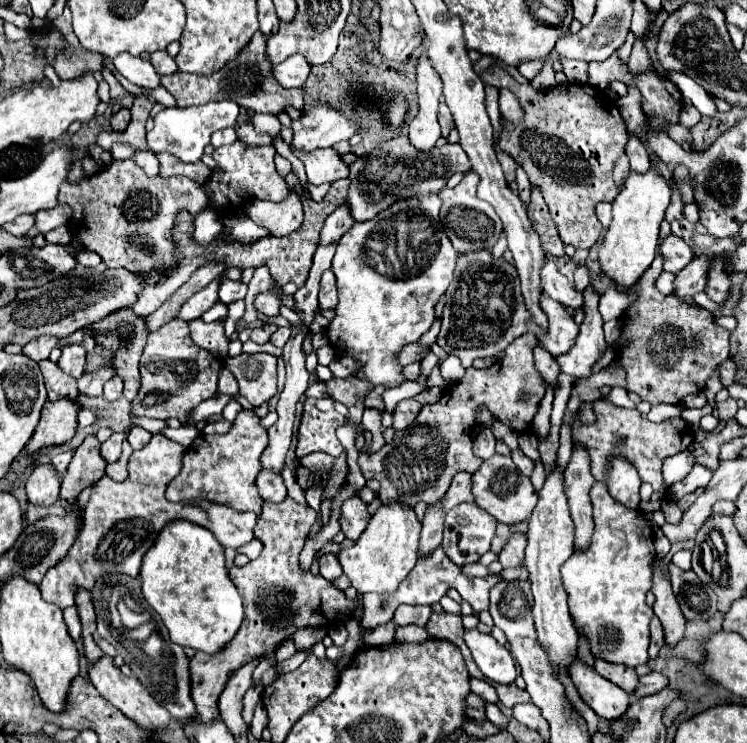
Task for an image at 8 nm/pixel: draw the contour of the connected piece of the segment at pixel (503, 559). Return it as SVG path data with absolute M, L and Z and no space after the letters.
M511 534L507 544L503 546L503 550L499 552L499 562L503 568L515 568L523 562L525 556L525 546L527 546L527 538L525 534Z

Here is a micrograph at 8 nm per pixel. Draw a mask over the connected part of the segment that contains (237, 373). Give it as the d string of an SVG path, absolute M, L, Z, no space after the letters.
M241 354L237 358L229 358L225 366L231 370L231 374L239 382L239 394L249 400L253 406L261 406L263 402L271 400L275 394L271 394L271 380L277 380L277 358L273 354Z

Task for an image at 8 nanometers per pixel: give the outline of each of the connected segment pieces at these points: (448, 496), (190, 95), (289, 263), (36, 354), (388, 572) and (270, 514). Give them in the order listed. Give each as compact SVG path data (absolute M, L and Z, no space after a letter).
M459 472L453 478L453 482L451 482L449 490L445 492L445 496L439 502L443 504L443 510L445 512L449 512L451 508L455 508L461 502L473 502L473 494L471 494L471 474Z
M255 32L255 36L249 40L249 44L239 52L239 60L229 60L221 72L213 72L211 76L199 76L199 74L183 74L175 72L171 76L161 78L161 86L169 90L179 104L205 104L209 100L233 100L239 106L253 108L255 112L269 112L279 114L285 110L285 106L295 106L297 110L303 108L303 90L285 90L275 82L271 76L271 62L265 58L265 40L263 32Z
M343 178L339 182L331 184L331 190L327 192L325 200L321 204L307 204L307 196L303 194L301 188L295 186L295 190L299 192L299 198L303 198L303 212L305 212L305 220L303 226L299 230L295 230L293 234L283 237L274 237L268 235L253 242L251 246L243 246L243 244L217 244L213 242L207 250L209 250L209 260L221 260L227 266L241 266L241 268L258 268L262 265L269 266L271 276L275 282L279 282L279 286L285 286L287 282L295 282L299 288L305 284L307 274L311 270L311 262L313 262L313 254L319 246L319 232L323 228L325 218L339 206L343 204L343 200L347 198L347 190L349 190L349 178Z
M41 336L37 340L31 340L25 348L23 348L23 354L27 354L31 360L39 362L39 360L45 360L49 358L49 352L57 346L57 338L51 338L51 336Z
M397 502L381 506L369 520L369 526L365 528L363 536L353 544L353 548L343 548L337 552L337 558L343 566L343 574L351 580L353 588L357 588L359 594L395 592L395 588L407 578L407 574L417 562L419 532L421 524L417 522L415 510Z
M285 498L281 504L271 504L271 502L263 502L263 512L257 520L255 526L255 536L259 540L263 540L265 548L261 552L259 558L251 560L247 566L233 566L229 570L231 582L237 586L241 598L243 598L243 606L245 606L245 618L243 624L239 628L239 632L235 634L235 638L227 644L227 648L223 648L223 652L217 652L215 656L211 654L201 654L197 652L191 658L189 664L189 672L191 672L191 698L195 704L195 720L199 722L213 722L219 718L219 708L217 708L217 698L223 692L229 674L239 668L241 664L257 658L257 656L269 656L269 652L275 650L275 646L287 638L293 636L293 632L297 628L303 626L327 626L329 622L341 618L341 616L351 616L357 602L351 604L343 592L339 592L329 580L325 580L323 576L313 576L311 572L301 572L299 570L299 552L305 546L305 540L309 538L309 530L311 526L317 522L317 512L309 510L309 506L301 506L297 504L293 498Z

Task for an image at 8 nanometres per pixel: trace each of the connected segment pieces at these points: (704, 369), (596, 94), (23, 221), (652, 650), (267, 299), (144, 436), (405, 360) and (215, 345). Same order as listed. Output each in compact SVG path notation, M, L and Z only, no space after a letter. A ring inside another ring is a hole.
M657 254L651 268L647 268L647 272L639 278L639 284L635 284L633 288L617 288L619 292L625 292L625 294L631 294L631 290L635 290L637 298L625 308L623 318L619 320L619 328L625 338L623 352L617 352L615 364L611 368L607 368L607 370L623 368L625 380L627 380L627 392L639 394L639 398L651 406L655 406L659 402L679 404L679 402L683 402L685 396L701 392L705 388L705 380L709 378L713 368L729 358L729 336L731 336L729 330L715 324L711 312L703 310L695 302L661 294L655 288L655 282L661 276L661 272L663 272L663 258ZM695 342L699 342L699 348L693 348Z
M495 66L489 68L481 76L481 80L495 88L509 88L519 98L519 102L525 110L525 122L519 126L513 126L513 124L507 124L505 120L501 120L503 132L499 136L499 148L505 150L509 156L513 156L513 160L525 168L531 184L541 188L543 198L549 206L551 218L555 220L555 224L559 228L561 240L565 244L573 244L575 248L589 250L597 242L597 238L601 236L601 230L603 230L603 226L595 214L595 206L599 202L613 202L613 198L619 192L619 188L615 186L615 180L613 180L613 164L625 150L627 128L619 114L617 104L611 102L611 98L607 94L603 94L601 90L597 90L589 84L559 84L545 92L535 92L529 84L517 82L511 74L507 74L505 70L495 68Z
M31 214L17 216L13 222L3 224L3 230L7 230L7 232L13 234L13 236L25 236L31 228L33 228L33 216L31 216Z
M653 616L651 620L651 644L649 644L649 656L657 658L657 652L663 648L665 644L665 636L663 636L663 626L659 622L657 616Z
M277 290L261 292L261 294L255 298L255 310L263 312L267 318L279 316L279 308L281 308L281 298L279 298L279 292L277 292Z
M133 426L131 430L129 430L129 436L127 436L127 440L129 440L129 444L131 444L131 448L133 450L139 450L139 448L143 448L143 446L147 446L147 440L151 440L151 432L147 432L145 428L139 428L139 426Z
M407 344L403 346L403 352L399 352L399 364L407 366L411 362L417 362L417 360L423 360L425 354L429 352L429 348L423 348L421 344Z
M191 320L191 338L197 346L209 350L215 358L229 358L227 350L229 350L229 340L223 332L223 320L217 320L213 324L205 324L203 320Z

